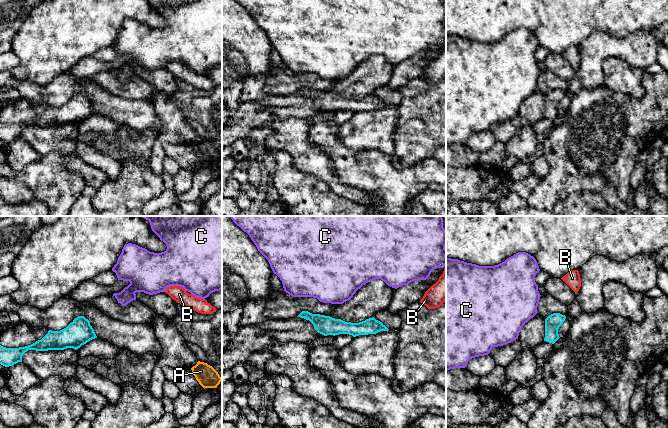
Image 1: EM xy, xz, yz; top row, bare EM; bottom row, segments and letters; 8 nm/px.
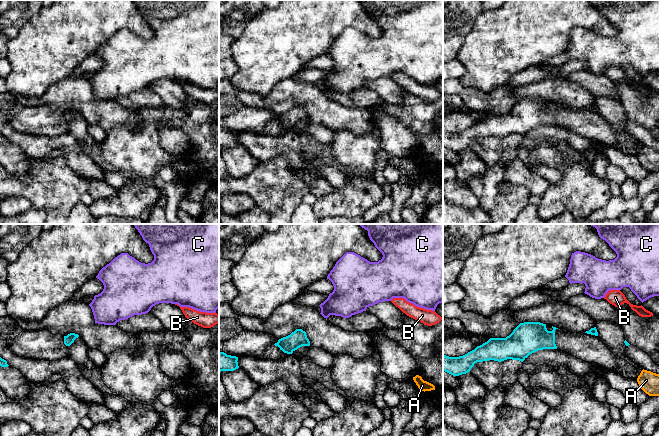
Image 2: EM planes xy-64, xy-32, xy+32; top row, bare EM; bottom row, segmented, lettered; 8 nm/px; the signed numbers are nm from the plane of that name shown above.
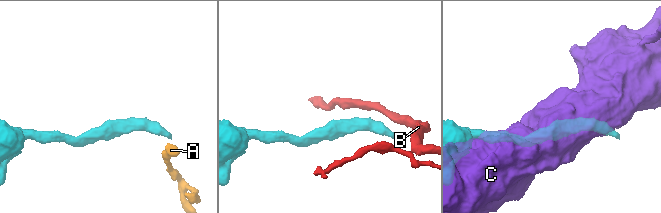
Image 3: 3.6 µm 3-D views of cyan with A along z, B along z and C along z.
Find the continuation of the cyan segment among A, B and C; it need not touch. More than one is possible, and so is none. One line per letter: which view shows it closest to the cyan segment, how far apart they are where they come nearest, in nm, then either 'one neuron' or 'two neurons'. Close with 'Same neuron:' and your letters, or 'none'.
A: nearest in xy; 800 nm apart; two neurons
B: nearest in yz; 200 nm apart; two neurons
C: nearest in yz; 90 nm apart; two neurons
Same neuron: none

